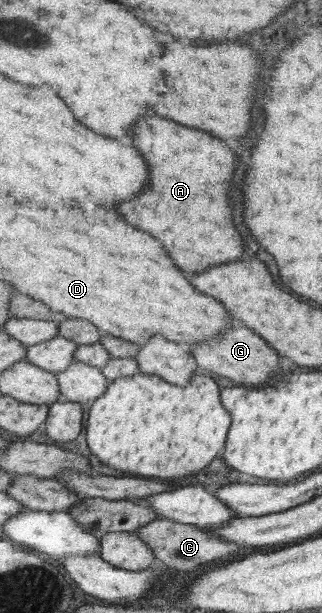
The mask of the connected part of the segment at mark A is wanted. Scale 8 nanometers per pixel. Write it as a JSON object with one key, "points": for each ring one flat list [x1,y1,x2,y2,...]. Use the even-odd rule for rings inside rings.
{"points":[[161,116,139,120,133,126,133,140,145,160,149,160,153,176,141,196,117,204,125,220,157,236,185,272,201,272,213,264,239,260,243,256,243,238,229,200,237,154,219,138]]}

